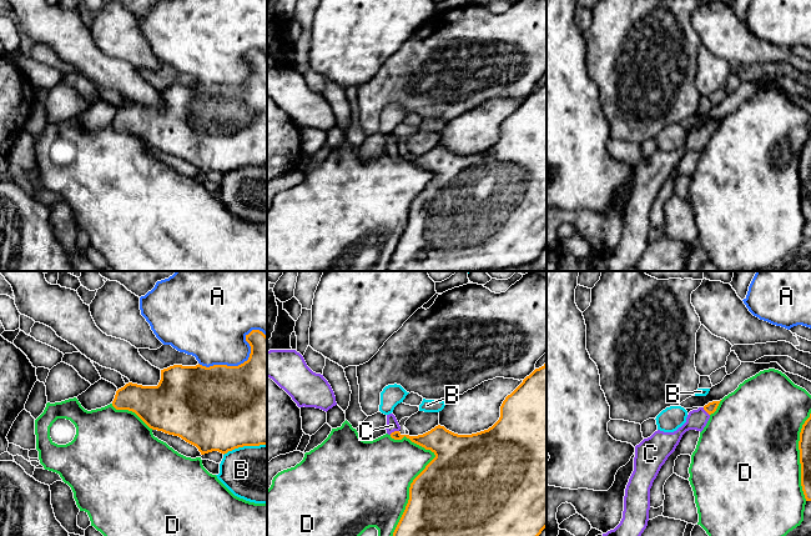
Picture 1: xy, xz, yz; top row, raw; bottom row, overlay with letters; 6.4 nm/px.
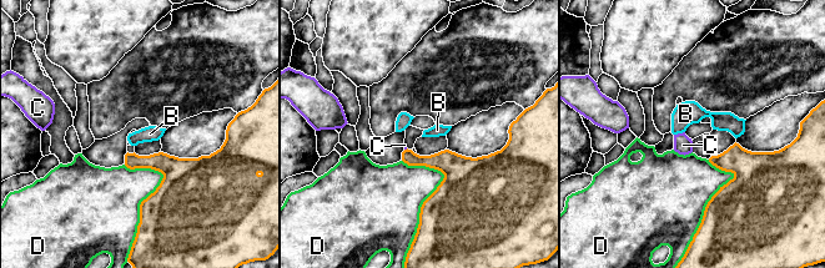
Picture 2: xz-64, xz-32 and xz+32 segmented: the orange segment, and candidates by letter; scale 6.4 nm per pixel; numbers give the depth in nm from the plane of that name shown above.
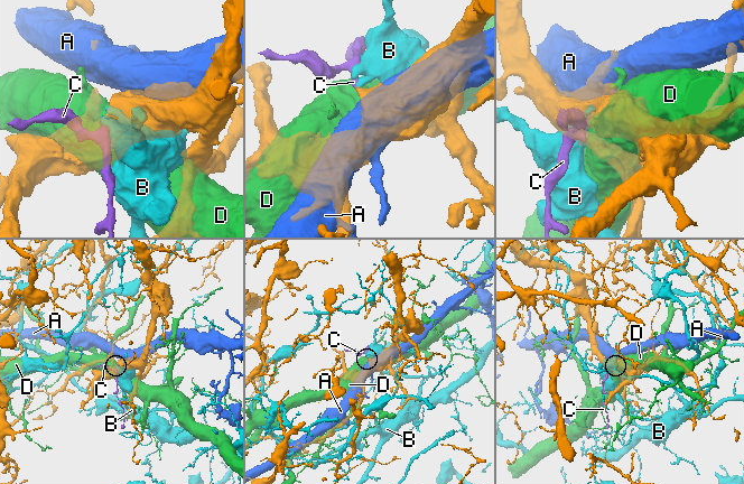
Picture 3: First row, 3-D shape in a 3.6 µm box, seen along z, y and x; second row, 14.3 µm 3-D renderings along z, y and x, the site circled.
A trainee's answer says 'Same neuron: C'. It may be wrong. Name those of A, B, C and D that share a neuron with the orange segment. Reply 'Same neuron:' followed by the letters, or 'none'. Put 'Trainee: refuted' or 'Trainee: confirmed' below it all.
Same neuron: C
Trainee: confirmed

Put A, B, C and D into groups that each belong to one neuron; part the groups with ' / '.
A / B / C / D

